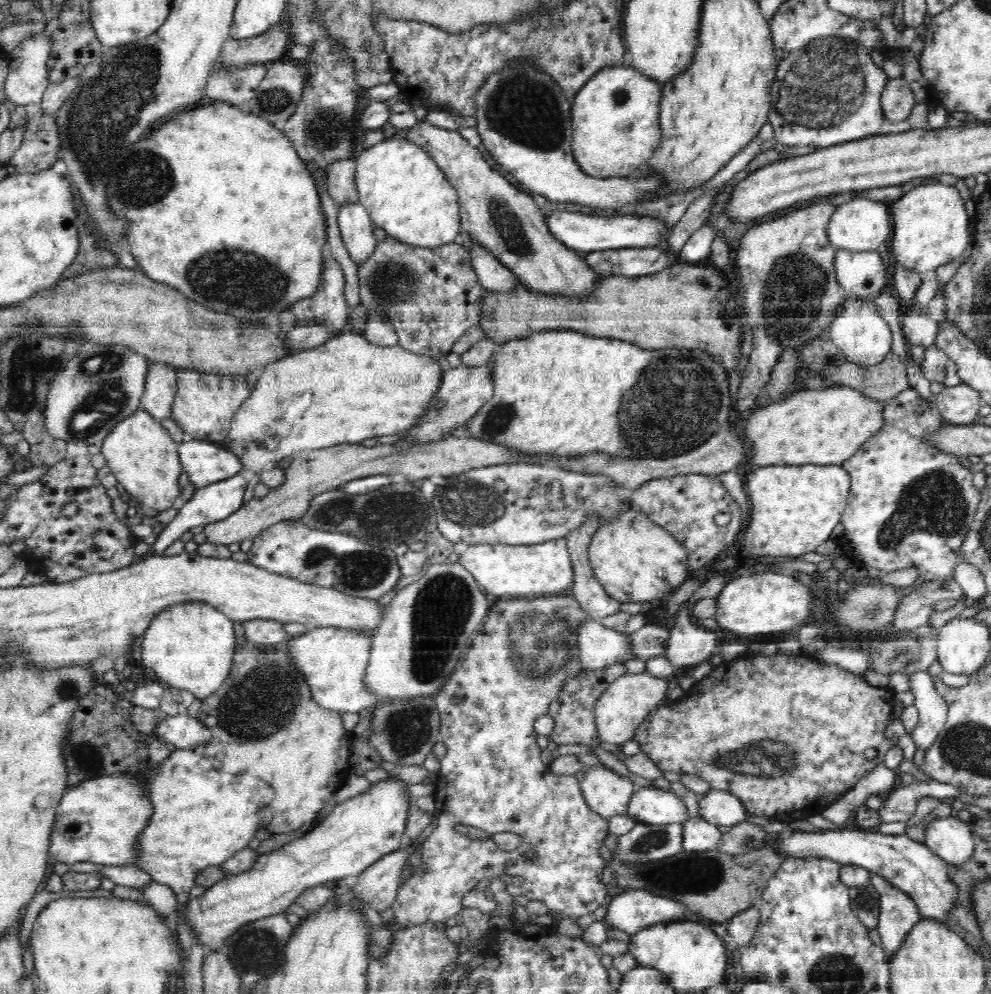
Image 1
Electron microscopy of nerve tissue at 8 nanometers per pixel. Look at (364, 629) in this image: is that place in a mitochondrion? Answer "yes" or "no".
no

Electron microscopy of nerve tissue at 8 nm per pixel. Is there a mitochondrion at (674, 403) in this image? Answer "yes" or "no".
yes

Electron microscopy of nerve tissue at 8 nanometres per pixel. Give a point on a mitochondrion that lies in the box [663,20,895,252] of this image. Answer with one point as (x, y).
(825, 87)

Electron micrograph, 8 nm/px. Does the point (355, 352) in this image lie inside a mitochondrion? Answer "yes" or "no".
no

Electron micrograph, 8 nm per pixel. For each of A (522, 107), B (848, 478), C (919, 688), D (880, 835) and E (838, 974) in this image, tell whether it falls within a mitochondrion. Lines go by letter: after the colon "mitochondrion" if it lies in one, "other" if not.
A: mitochondrion
B: other
C: other
D: other
E: mitochondrion

